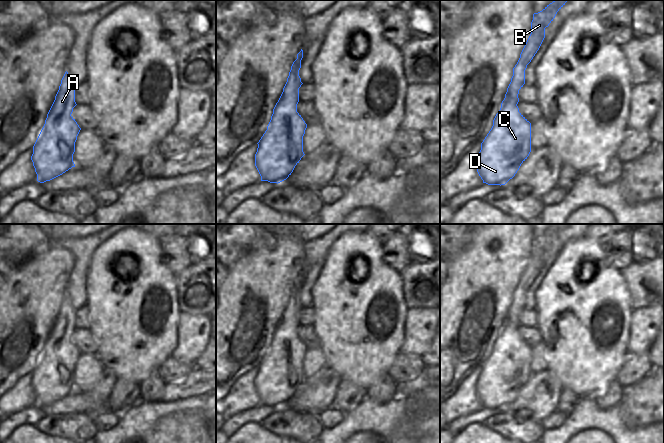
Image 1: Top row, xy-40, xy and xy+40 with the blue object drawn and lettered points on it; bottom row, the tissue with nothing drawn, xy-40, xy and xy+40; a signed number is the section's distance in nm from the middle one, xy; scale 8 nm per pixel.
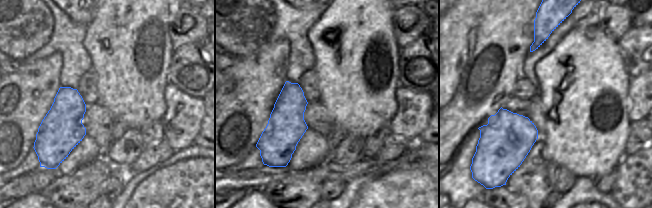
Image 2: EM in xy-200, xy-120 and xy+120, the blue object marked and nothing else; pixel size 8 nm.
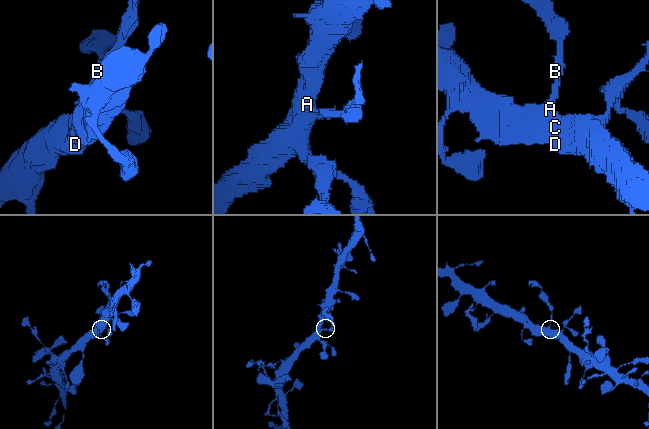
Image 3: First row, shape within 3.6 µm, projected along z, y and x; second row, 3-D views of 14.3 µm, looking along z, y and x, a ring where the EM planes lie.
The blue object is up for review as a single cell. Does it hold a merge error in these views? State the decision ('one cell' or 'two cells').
two cells

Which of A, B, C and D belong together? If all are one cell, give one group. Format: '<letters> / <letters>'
A C D / B

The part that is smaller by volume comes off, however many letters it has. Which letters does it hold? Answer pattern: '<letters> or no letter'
B

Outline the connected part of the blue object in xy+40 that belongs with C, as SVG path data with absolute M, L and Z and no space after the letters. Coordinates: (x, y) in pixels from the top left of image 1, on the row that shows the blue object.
M519 58L513 68L513 76L501 108L493 120L493 126L481 143L481 150L475 164L483 183L488 185L505 185L515 176L531 152L531 123L519 112L517 106L519 90L525 84L526 68L525 62Z

